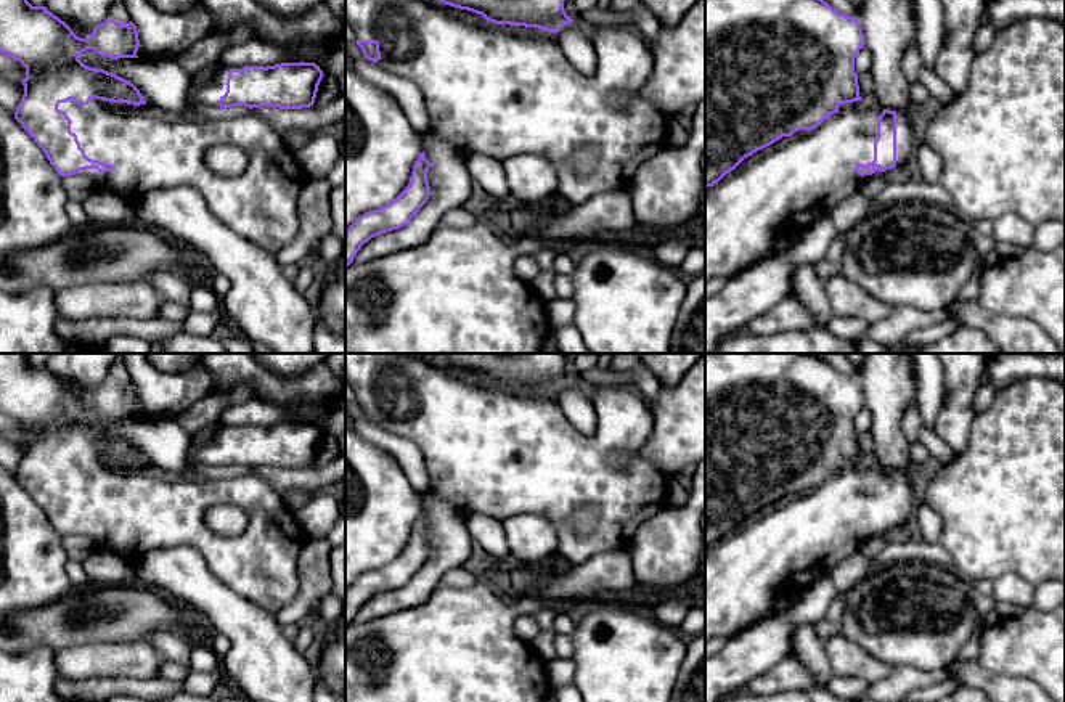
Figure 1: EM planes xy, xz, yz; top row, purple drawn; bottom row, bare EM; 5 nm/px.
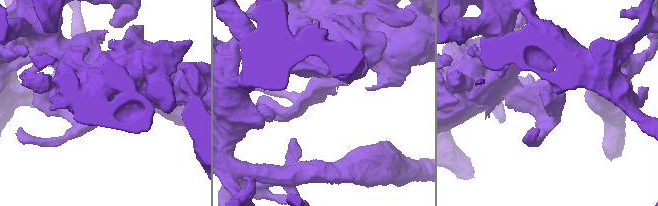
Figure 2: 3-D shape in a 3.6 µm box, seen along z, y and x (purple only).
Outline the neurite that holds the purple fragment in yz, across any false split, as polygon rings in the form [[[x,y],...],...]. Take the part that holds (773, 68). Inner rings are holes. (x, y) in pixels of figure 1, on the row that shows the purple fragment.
[[[705,0],[705,283],[712,278],[734,278],[776,257],[773,243],[779,233],[803,231],[856,193],[872,173],[901,167],[916,151],[920,138],[912,114],[861,101],[855,58],[863,47],[864,34],[859,21],[839,13],[824,0]]]

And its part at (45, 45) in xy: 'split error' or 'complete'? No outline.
split error

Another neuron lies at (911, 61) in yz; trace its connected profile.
[[[916,40],[903,51],[900,61],[901,72],[909,84],[917,82],[922,64],[924,61],[920,58],[917,40]]]

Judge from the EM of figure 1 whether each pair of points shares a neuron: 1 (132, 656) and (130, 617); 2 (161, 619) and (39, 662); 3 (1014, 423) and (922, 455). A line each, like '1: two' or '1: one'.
1: two
2: two
3: two

